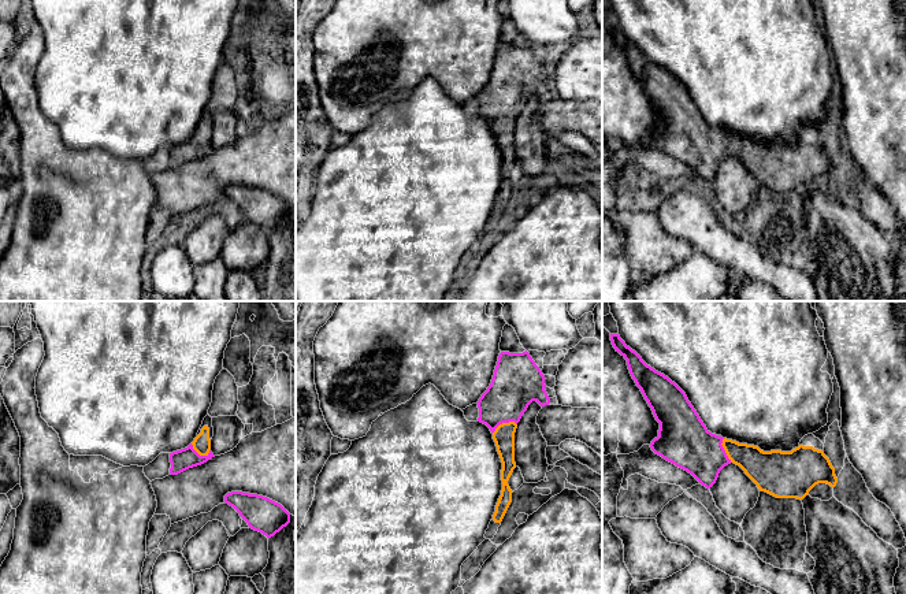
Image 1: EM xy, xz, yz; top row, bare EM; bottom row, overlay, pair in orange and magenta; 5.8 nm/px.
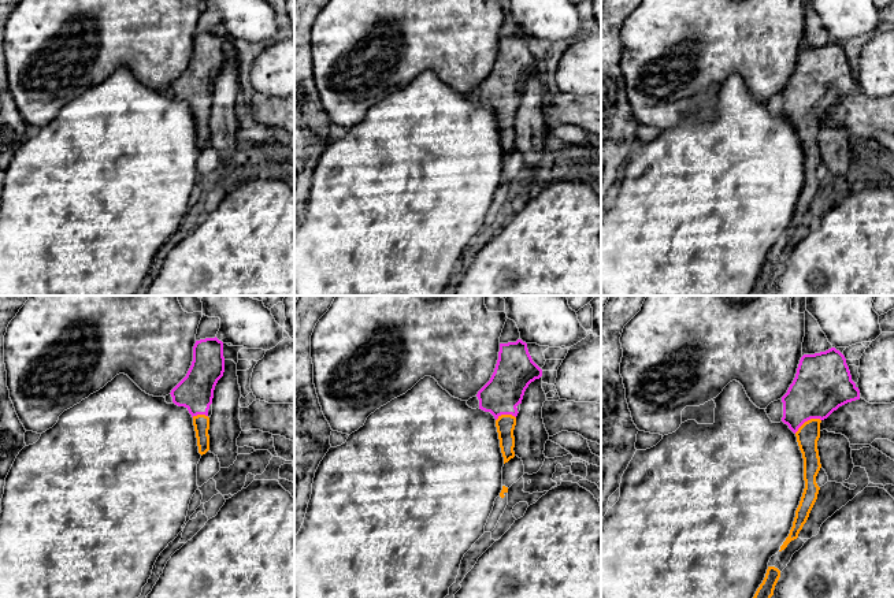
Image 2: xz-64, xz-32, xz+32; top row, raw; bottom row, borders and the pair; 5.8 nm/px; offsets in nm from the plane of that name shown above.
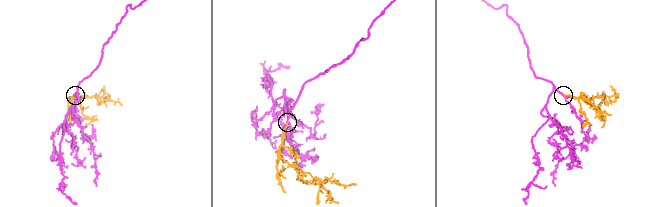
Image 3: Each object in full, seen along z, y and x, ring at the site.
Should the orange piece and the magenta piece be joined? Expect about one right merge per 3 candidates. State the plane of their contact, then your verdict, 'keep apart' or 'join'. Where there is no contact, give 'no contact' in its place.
meets orange in xz; join

